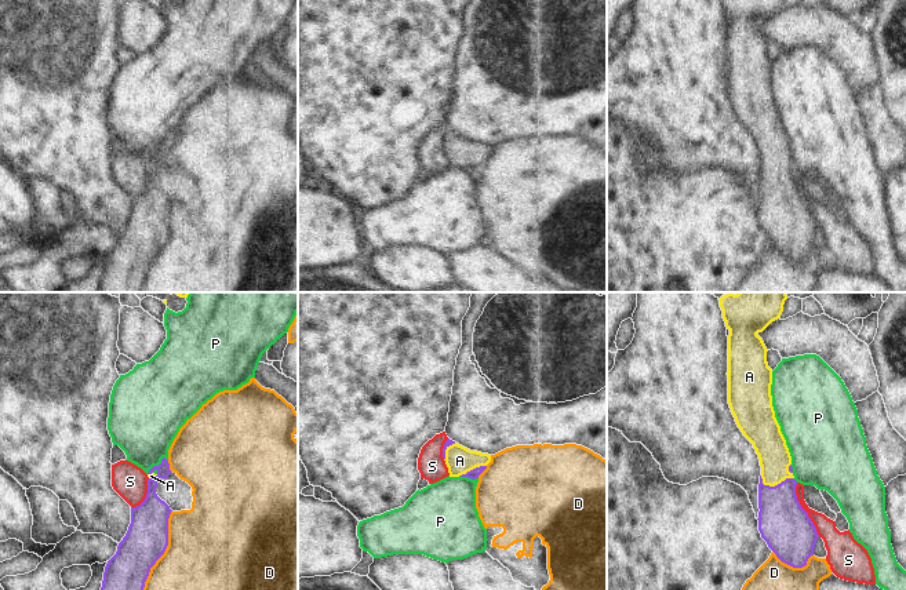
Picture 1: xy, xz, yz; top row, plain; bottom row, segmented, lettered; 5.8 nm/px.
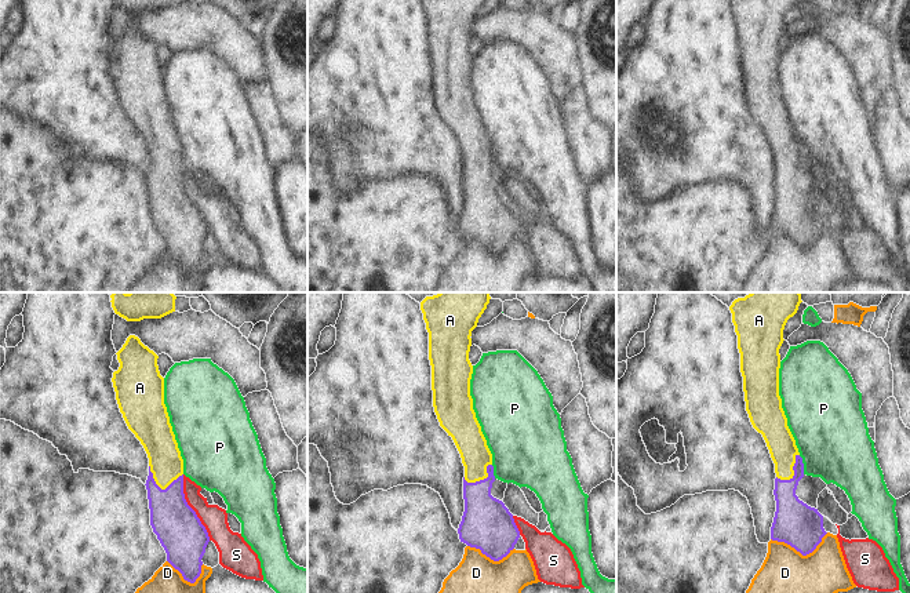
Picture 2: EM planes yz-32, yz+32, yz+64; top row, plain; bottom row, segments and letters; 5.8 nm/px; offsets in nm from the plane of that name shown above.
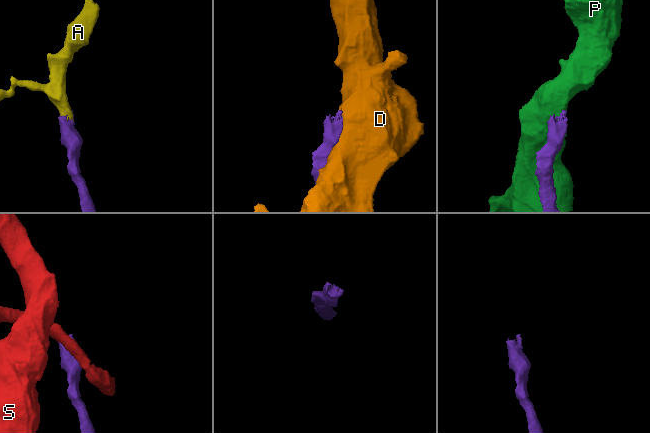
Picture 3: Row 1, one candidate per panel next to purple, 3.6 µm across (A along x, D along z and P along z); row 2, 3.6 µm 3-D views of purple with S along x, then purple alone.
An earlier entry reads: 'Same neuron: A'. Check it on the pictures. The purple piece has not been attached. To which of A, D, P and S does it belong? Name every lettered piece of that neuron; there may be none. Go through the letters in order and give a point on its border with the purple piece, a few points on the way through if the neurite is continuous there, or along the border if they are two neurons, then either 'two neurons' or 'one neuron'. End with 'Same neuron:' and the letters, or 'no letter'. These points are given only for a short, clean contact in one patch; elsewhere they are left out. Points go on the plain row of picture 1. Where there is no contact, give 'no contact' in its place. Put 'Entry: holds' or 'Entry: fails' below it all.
A: meets purple in yz at (775, 177); runs through yz (783, 215), (775, 177), (775, 149), (770, 135); one neuron
D: meets purple in xy at (162, 246); two neurons
P: meets purple in xy at (159, 156); border along xy (167, 150), (163, 149), (146, 164); two neurons
S: meets purple in yz at (804, 201); two neurons
Same neuron: A
Entry: holds

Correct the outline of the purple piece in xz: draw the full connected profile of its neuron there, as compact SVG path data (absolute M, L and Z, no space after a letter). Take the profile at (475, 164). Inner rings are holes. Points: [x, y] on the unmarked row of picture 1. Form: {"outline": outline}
{"outline": "M447 131L443 139L443 149L448 159L450 168L467 168L472 171L487 160L491 146L470 142L452 131Z"}

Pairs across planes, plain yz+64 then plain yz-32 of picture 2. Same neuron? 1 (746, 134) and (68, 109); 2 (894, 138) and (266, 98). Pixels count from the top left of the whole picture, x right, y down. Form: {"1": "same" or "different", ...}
{"1": "same", "2": "same"}

